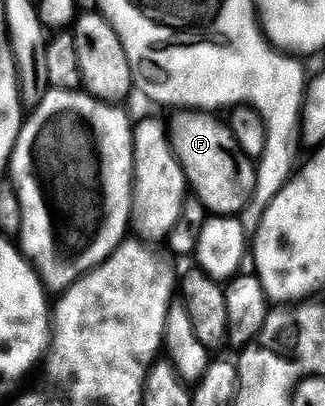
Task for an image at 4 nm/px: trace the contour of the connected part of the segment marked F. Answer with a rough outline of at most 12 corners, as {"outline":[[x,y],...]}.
{"outline":[[178,110],[170,145],[189,191],[237,217],[258,185],[217,115]]}

